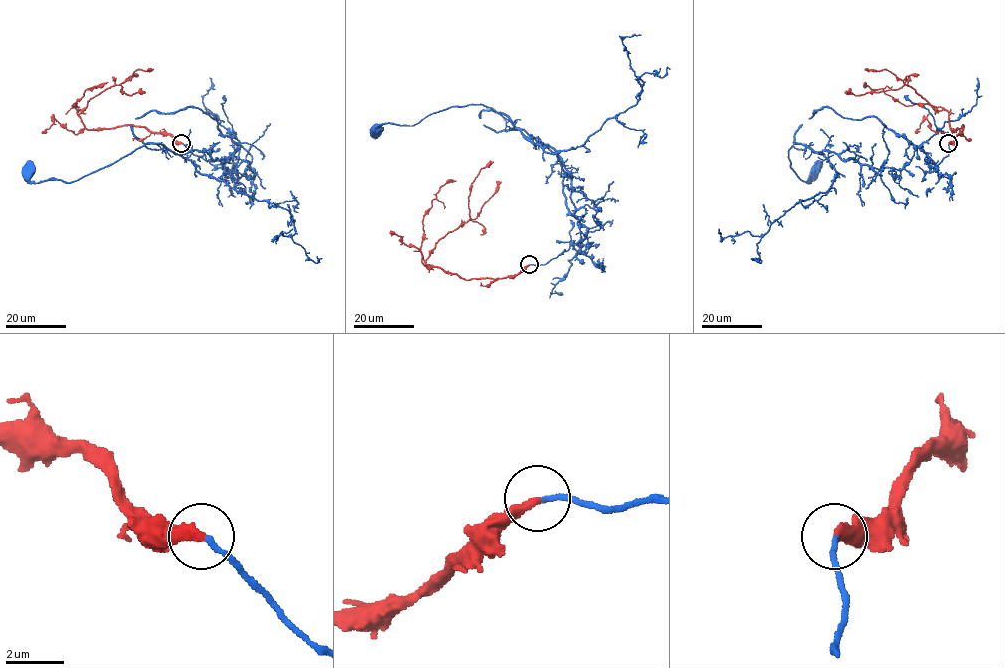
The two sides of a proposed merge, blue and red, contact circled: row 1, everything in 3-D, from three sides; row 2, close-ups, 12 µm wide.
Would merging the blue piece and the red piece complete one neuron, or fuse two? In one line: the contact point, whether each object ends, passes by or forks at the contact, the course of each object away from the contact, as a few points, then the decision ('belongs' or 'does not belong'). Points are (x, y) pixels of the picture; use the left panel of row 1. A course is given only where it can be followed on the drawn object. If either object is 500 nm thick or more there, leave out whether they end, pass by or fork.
(181, 143) | blue ends | red ends | blue via (182, 143), (213, 165), (241, 146), (247, 179), (204, 152), (144, 146), (70, 183), (32, 183), (29, 171) | red via (181, 143), (169, 135), (130, 125), (87, 129), (78, 112), (114, 85), (120, 85), (126, 94), (145, 92) | does not belong

